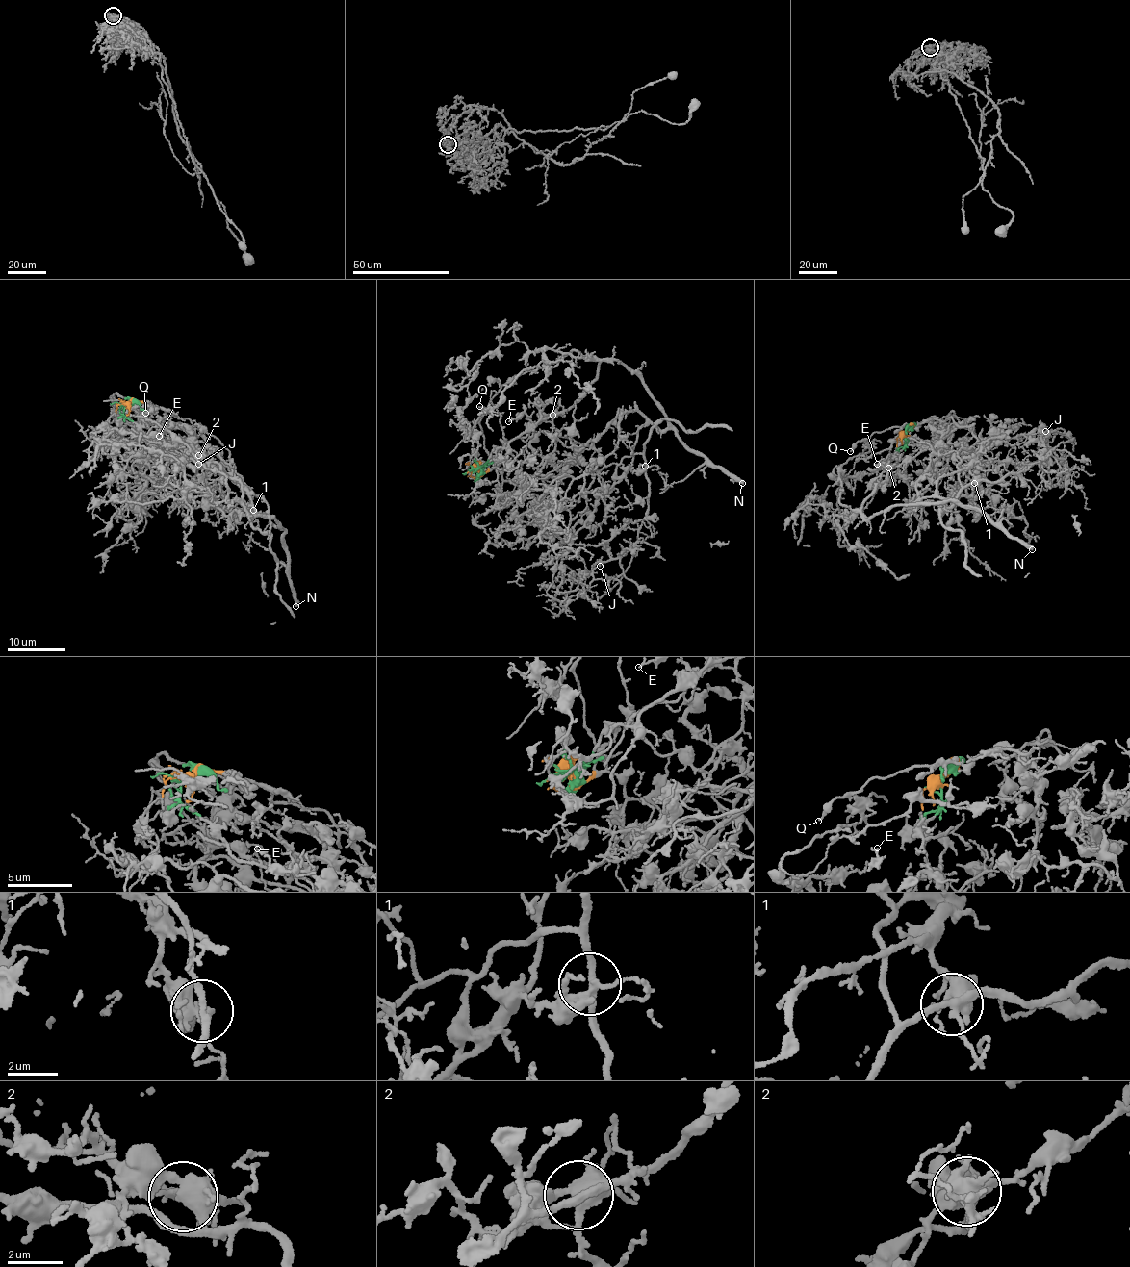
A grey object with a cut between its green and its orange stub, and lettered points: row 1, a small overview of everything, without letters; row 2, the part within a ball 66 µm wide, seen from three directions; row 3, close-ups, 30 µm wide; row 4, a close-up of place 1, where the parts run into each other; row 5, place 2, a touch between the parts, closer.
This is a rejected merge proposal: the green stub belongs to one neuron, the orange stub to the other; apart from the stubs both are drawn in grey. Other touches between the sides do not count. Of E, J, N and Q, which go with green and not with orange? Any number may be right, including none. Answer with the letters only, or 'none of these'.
E, N

